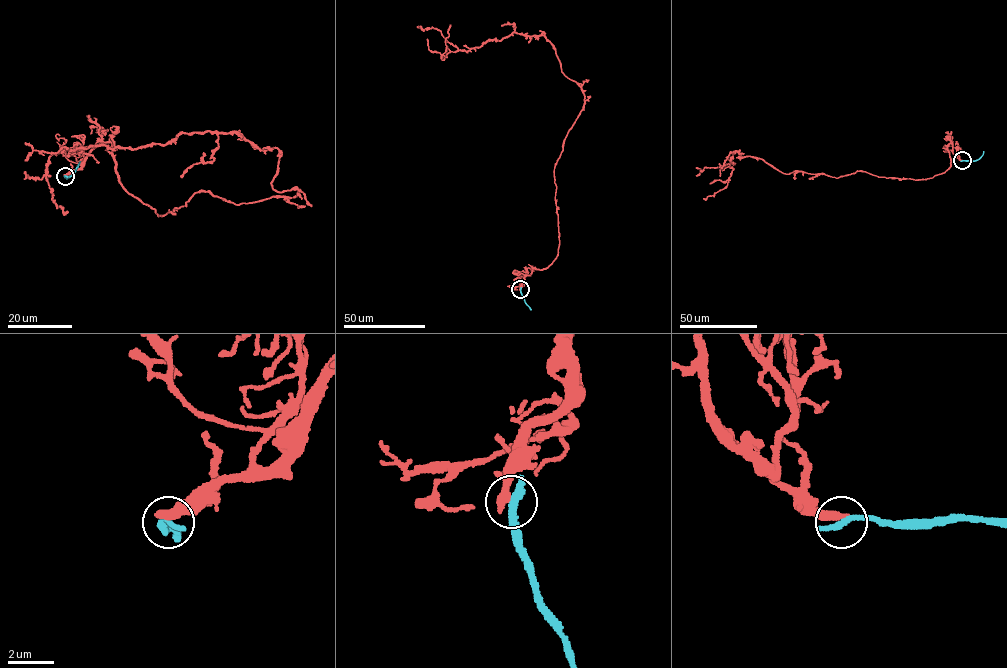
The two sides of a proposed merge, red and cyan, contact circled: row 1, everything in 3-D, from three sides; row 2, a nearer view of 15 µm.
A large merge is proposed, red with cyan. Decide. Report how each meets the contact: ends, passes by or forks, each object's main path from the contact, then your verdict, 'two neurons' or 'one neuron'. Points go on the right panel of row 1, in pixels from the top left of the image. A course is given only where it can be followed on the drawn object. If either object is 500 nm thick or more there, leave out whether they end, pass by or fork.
red ends; cyan ends; course red (961, 160), (949, 143), (950, 165), (931, 178), (836, 178), (784, 173), (735, 151), (727, 185), (703, 198); course cyan (962, 160), (976, 160), (983, 151); two neurons

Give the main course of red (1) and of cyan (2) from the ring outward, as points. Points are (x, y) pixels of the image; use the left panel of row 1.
1: (66, 175), (111, 142), (161, 216), (299, 192), (272, 186), (277, 148), (192, 132), (52, 155), (67, 211)
2: (65, 175), (68, 178), (80, 161)

